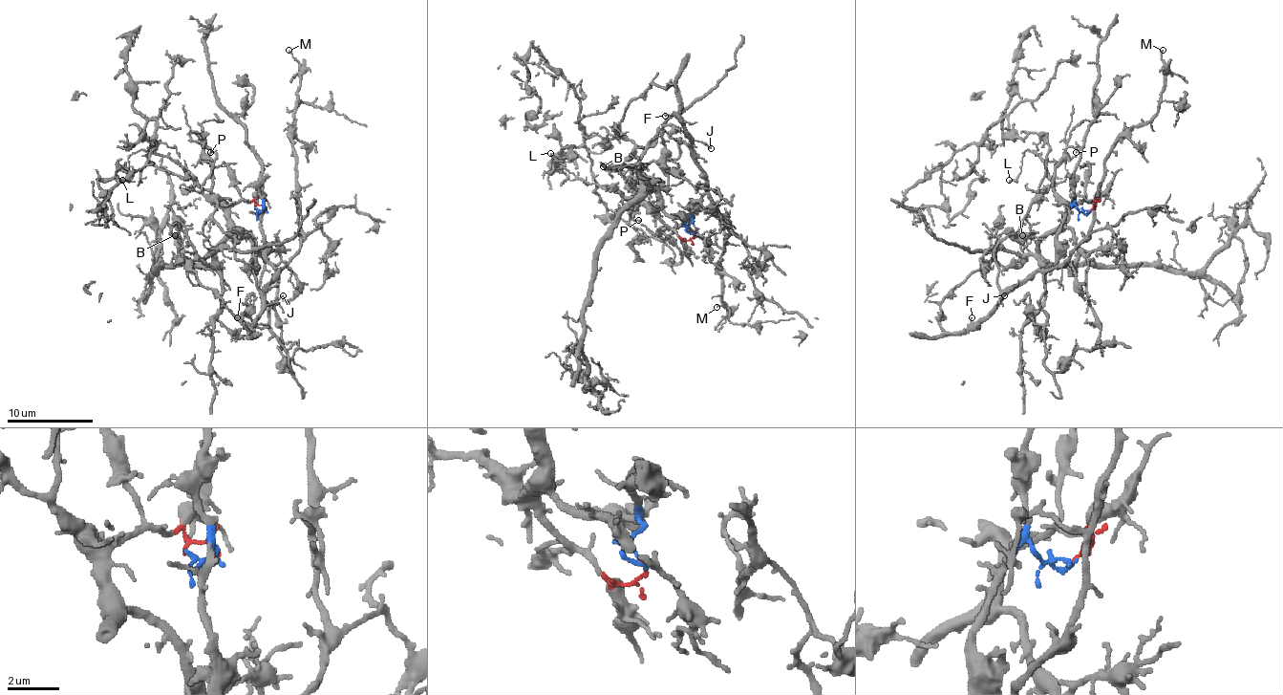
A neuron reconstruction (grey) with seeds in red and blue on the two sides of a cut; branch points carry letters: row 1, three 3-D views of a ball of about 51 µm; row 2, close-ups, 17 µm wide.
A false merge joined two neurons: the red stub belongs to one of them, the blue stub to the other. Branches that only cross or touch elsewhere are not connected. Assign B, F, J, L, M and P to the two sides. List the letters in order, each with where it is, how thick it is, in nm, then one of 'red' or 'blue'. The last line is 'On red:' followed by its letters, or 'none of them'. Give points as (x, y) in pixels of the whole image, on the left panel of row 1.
B: (175, 235) | 120 nm | red
F: (237, 317) | 120 nm | blue
J: (283, 295) | 100 nm | blue
L: (122, 180) | 70 nm | red
M: (288, 50) | 120 nm | blue
P: (210, 152) | 150 nm | red
On red: B, L, P

